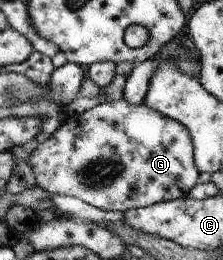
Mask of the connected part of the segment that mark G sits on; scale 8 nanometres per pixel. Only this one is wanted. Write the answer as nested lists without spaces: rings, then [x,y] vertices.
[[[124,98],[104,102],[64,121],[30,154],[29,165],[36,185],[51,195],[72,196],[105,212],[126,212],[158,202],[190,197],[190,190],[198,183],[196,156],[189,128],[146,104],[129,104]]]

